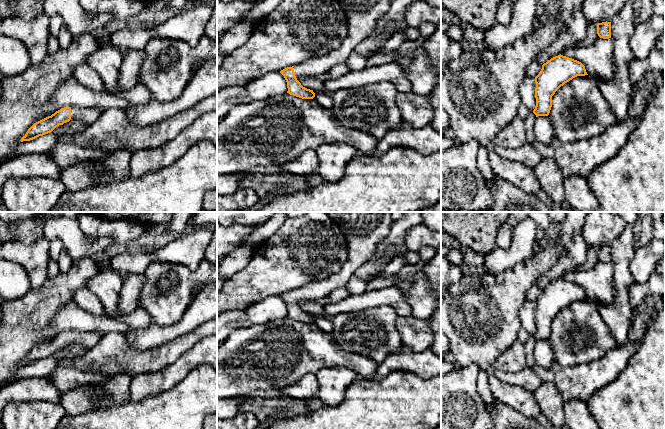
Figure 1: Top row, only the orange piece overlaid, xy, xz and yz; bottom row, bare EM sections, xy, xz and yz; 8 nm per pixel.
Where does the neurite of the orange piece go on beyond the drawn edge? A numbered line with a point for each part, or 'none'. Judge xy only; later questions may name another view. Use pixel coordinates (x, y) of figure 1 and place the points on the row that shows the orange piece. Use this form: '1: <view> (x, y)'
1: xy (87, 115)

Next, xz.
1: xz (362, 15)

